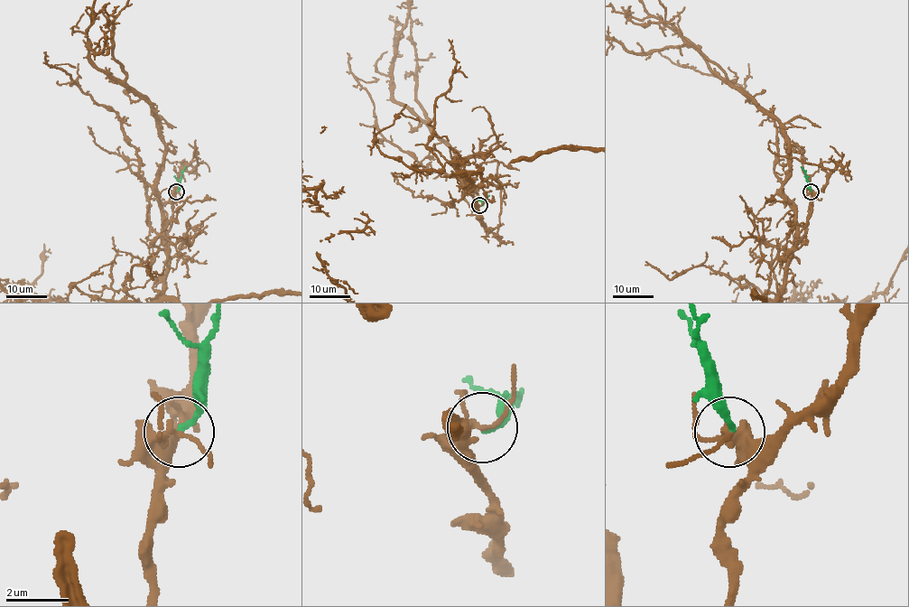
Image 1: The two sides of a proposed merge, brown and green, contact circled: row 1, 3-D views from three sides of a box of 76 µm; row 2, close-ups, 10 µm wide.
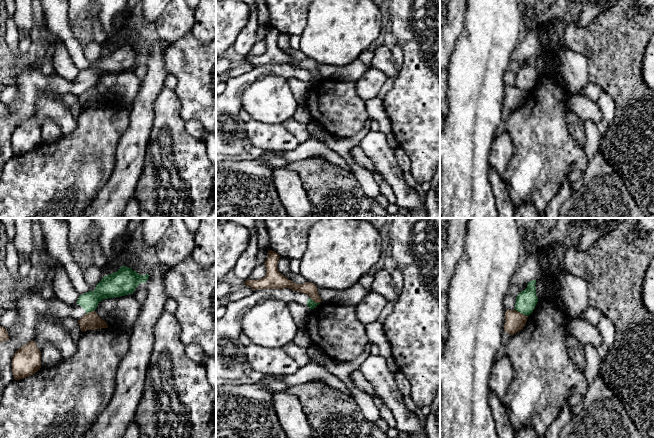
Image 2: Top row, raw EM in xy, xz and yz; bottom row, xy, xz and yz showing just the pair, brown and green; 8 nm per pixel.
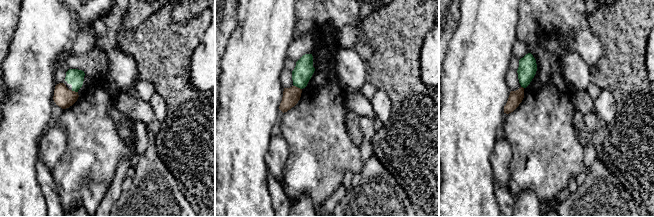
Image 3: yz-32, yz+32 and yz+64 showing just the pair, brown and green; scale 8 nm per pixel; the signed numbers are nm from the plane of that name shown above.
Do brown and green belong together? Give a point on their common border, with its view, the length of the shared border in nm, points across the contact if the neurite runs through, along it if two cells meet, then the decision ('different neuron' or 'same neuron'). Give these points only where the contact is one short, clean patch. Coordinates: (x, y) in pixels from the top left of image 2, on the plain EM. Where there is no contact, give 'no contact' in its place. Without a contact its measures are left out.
contact yz (521, 89); length 120 nm; border yz (515, 85), (527, 92); different neuron

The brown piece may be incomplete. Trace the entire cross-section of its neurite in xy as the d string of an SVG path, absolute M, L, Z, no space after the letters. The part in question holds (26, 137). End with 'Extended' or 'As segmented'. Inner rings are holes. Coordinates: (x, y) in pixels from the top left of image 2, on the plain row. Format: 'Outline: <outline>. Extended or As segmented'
Outline: M31 116L18 125L12 134L12 149L15 156L35 150L41 144L41 127Z. As segmented

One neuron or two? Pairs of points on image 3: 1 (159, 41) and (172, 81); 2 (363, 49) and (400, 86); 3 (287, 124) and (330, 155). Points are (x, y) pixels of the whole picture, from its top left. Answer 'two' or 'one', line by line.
1: one
2: two
3: one

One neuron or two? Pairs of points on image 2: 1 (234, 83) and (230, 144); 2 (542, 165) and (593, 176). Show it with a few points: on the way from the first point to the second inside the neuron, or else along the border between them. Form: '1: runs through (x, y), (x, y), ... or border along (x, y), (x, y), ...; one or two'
1: runs through (231, 98), (228, 104), (228, 129); one
2: border along (588, 161), (587, 167), (583, 172); two

